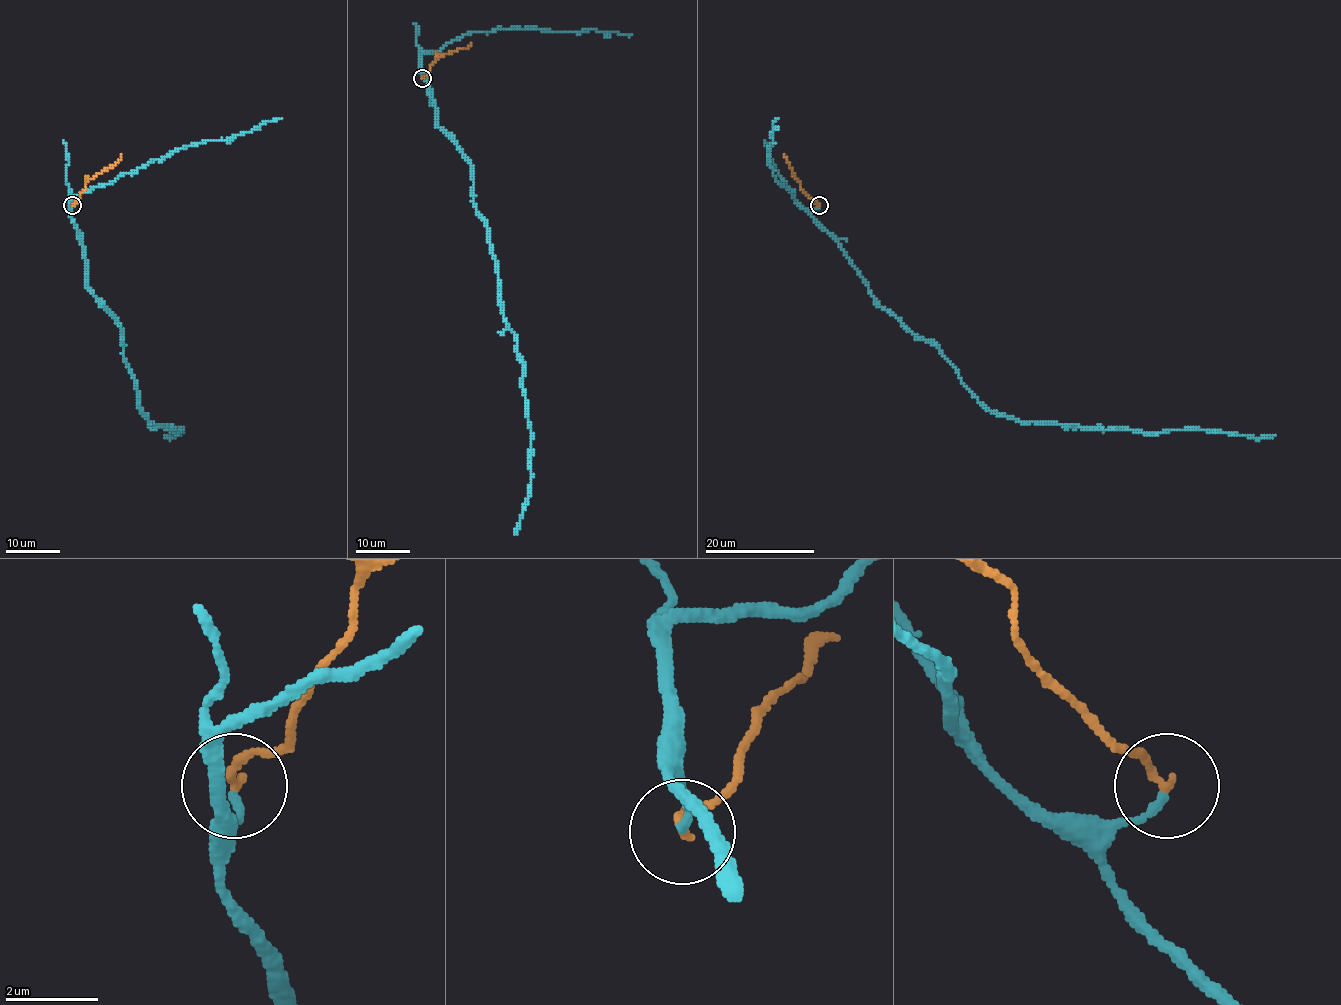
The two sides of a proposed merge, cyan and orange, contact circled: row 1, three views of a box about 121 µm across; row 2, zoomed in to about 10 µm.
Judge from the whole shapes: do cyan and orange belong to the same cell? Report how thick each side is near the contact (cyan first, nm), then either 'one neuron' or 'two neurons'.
calibres 160 and 200 nm; two neurons

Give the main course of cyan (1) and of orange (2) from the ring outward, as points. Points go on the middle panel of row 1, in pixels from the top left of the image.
1: (422, 77), (436, 124), (470, 165), (500, 308), (523, 364), (530, 495), (515, 535)
2: (422, 77), (439, 56), (471, 43)

